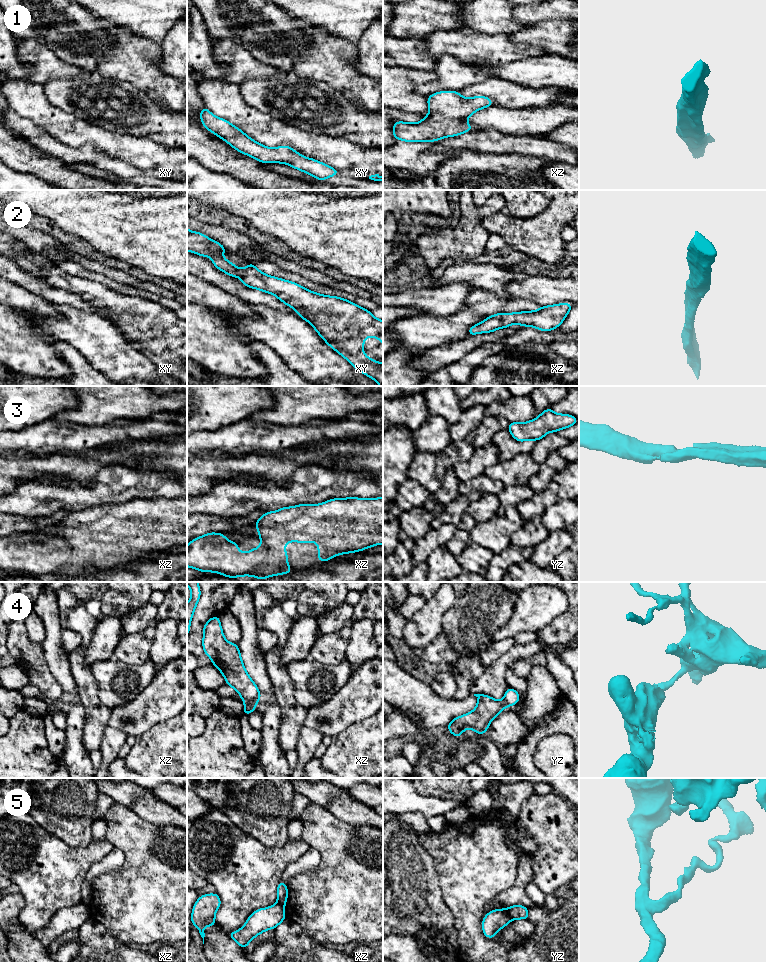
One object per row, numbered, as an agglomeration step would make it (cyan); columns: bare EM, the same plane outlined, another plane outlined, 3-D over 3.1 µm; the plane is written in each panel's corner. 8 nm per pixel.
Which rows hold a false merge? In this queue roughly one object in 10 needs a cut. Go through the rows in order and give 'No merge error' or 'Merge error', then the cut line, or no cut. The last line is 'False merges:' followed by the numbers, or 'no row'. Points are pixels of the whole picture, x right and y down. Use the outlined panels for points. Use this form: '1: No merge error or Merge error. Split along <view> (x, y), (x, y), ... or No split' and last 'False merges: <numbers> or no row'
1: No merge error. No split
2: No merge error. No split
3: No merge error. No split
4: Merge error. Split along xz (245, 701), (255, 703)
5: Merge error. Split along yz (507, 908), (508, 914), (512, 918)
False merges: 4, 5

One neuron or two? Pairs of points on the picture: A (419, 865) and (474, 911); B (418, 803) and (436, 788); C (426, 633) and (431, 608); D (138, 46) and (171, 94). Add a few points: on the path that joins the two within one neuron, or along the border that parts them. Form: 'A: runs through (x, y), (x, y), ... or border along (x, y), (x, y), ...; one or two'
A: border along (433, 859), (445, 905); two
B: border along (414, 788), (422, 795), (451, 799); two
C: runs through (426, 627), (431, 614); one
D: runs through (138, 58), (138, 61), (159, 82); one

